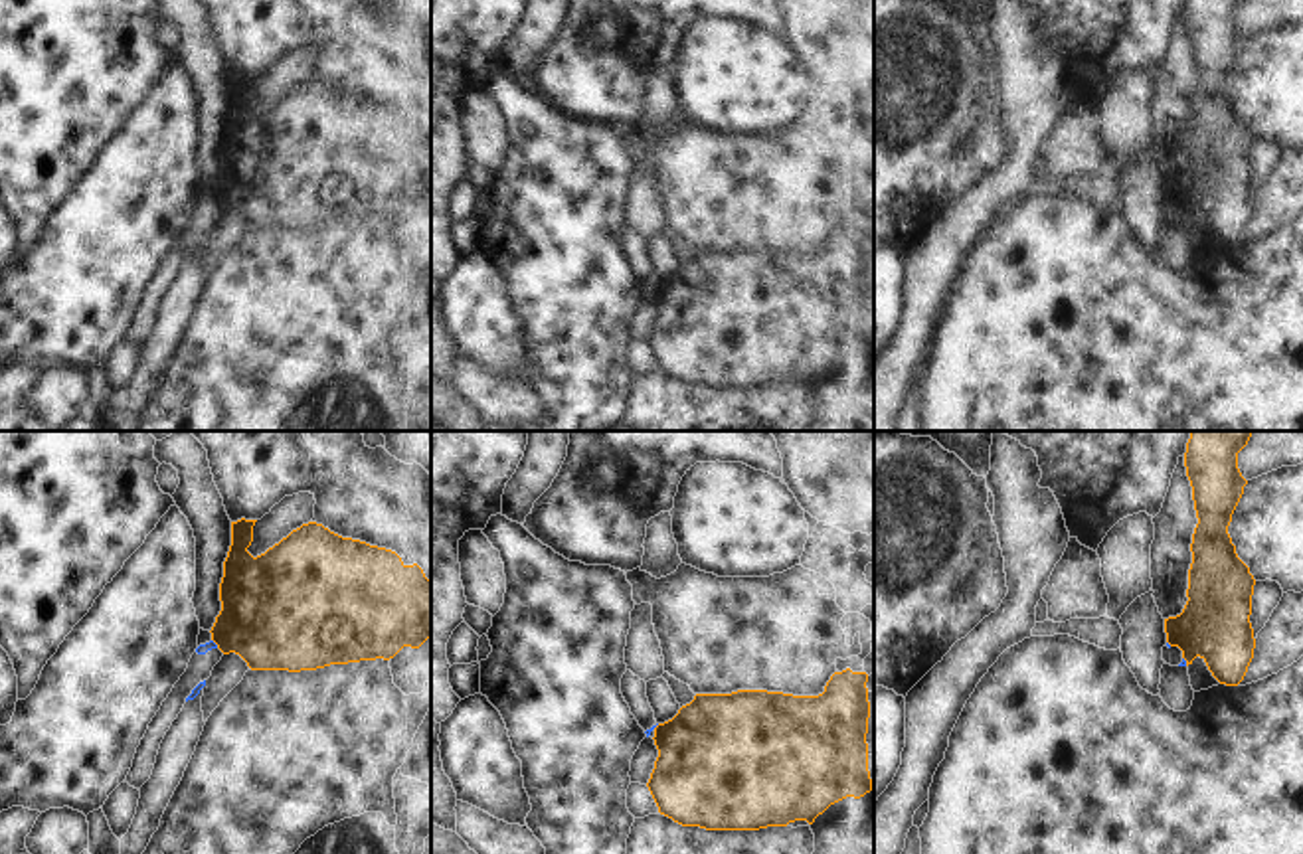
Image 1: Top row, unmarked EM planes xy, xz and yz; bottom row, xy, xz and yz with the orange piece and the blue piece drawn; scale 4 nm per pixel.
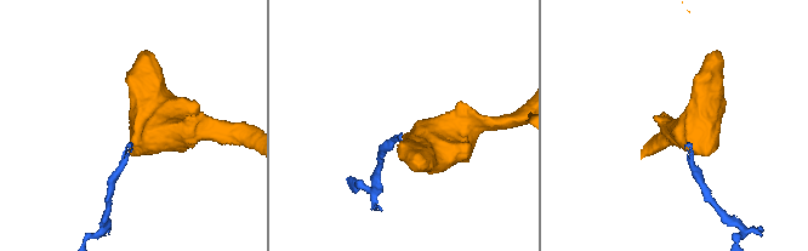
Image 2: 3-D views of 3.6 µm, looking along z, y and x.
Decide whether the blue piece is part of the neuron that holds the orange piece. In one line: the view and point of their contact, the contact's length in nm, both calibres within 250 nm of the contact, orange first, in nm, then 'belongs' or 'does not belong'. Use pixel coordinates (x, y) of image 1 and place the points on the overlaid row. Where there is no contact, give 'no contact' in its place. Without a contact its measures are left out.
meets orange in xy at (214, 641); contact 50 nm long; 400 nm thick on the orange side, 50 nm on the other; does not belong

